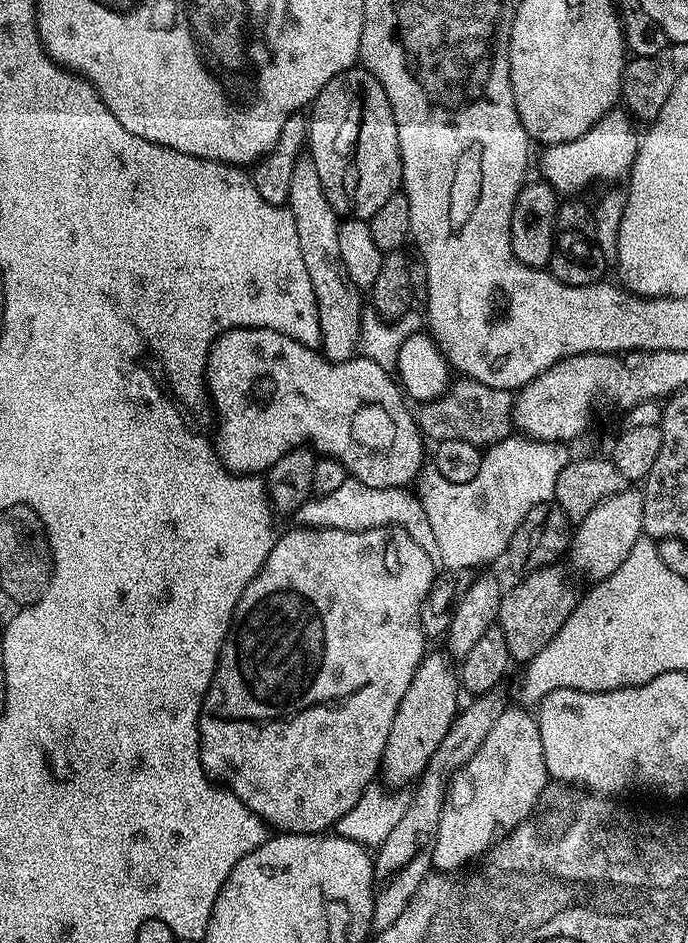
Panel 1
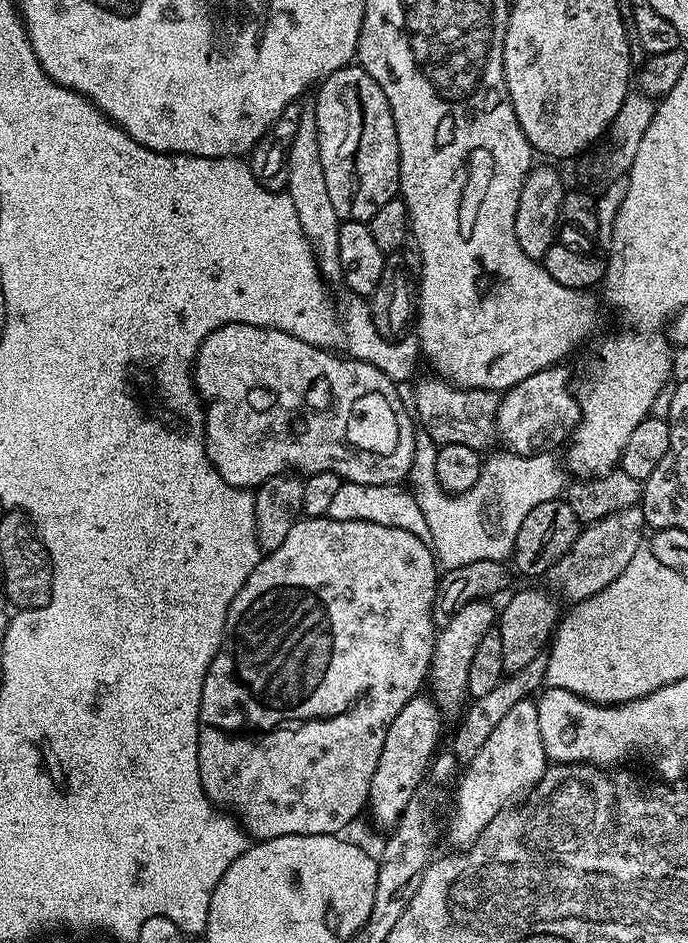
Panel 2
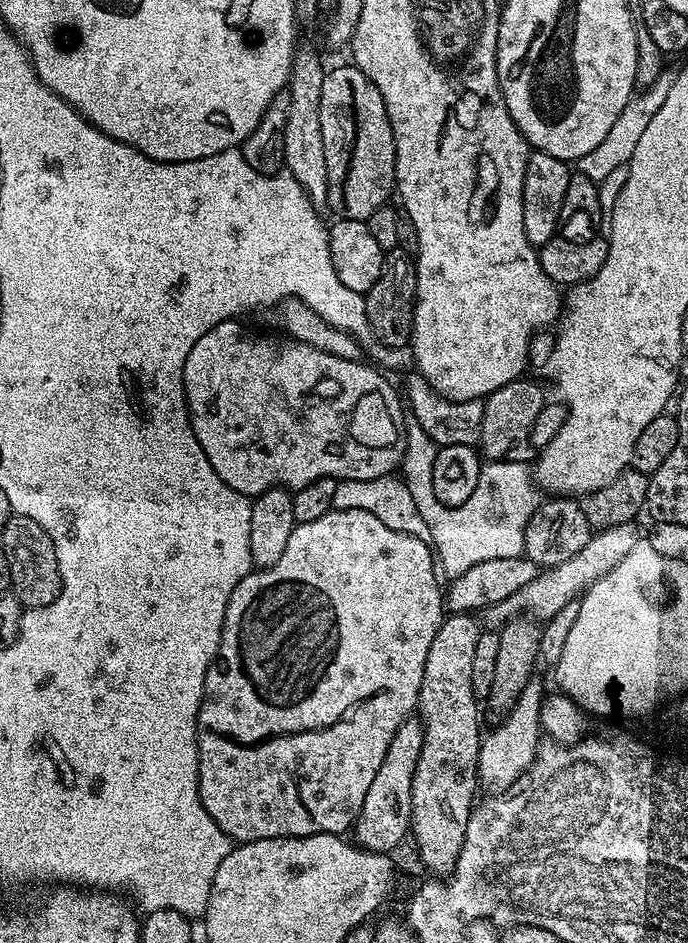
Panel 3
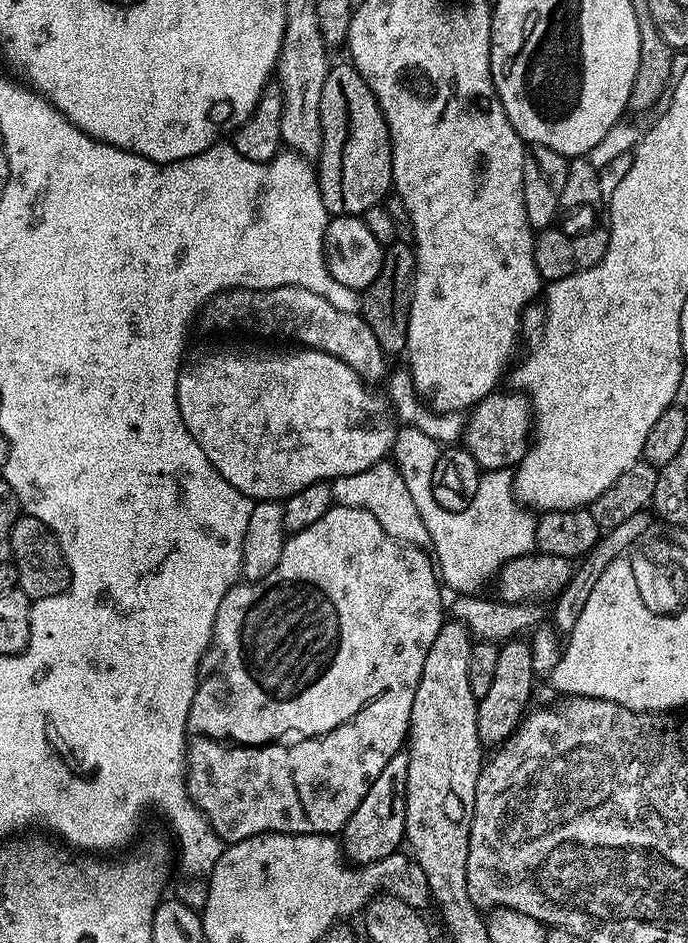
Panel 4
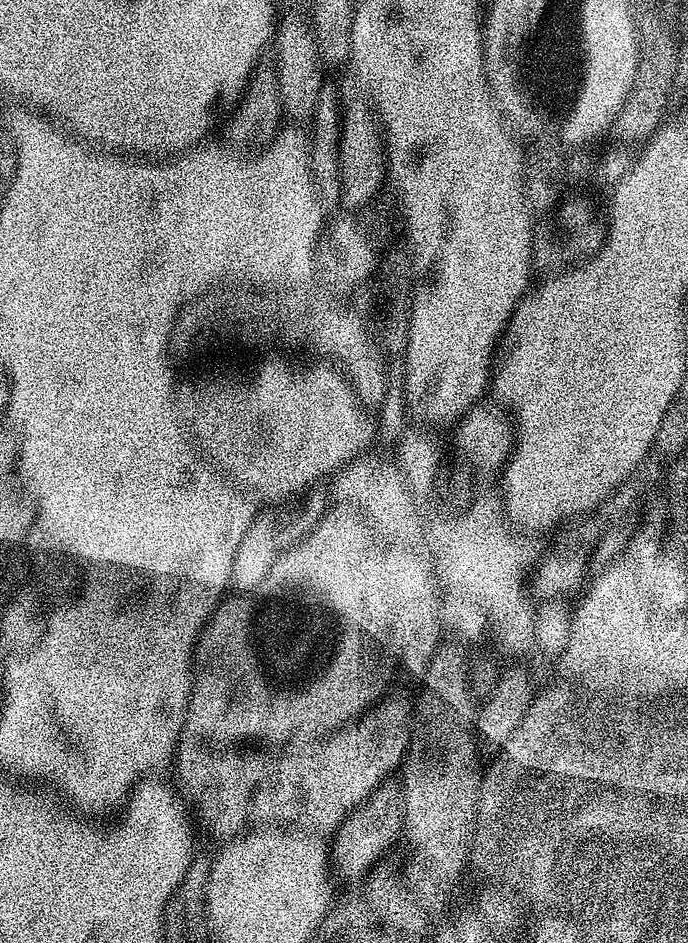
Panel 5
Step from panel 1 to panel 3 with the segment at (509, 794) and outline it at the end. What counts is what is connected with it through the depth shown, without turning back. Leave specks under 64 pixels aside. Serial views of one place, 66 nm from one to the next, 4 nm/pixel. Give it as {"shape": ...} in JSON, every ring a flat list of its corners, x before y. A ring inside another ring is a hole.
{"shape":[[533,675,527,686,523,688,518,702,507,716,499,721,500,724,492,733,485,735,480,741,480,766,478,780,493,793,500,792,503,788,509,788,517,778,532,764,536,756,536,749,542,740,540,727,541,702,543,702,546,690,540,675]]}

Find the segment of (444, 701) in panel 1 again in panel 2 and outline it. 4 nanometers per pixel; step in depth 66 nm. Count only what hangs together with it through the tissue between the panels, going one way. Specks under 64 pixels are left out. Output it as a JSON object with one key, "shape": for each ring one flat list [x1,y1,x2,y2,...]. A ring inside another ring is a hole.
{"shape":[[417,694,398,710,394,722,386,730,386,742,382,742,382,755,378,757,378,770,374,770,374,778,370,778,370,794,366,805,372,811,372,820,383,830,391,830,402,818,410,798,425,783,424,771,429,771,434,757,437,755,440,738,440,720,442,713,438,705,432,701,431,695]]}

